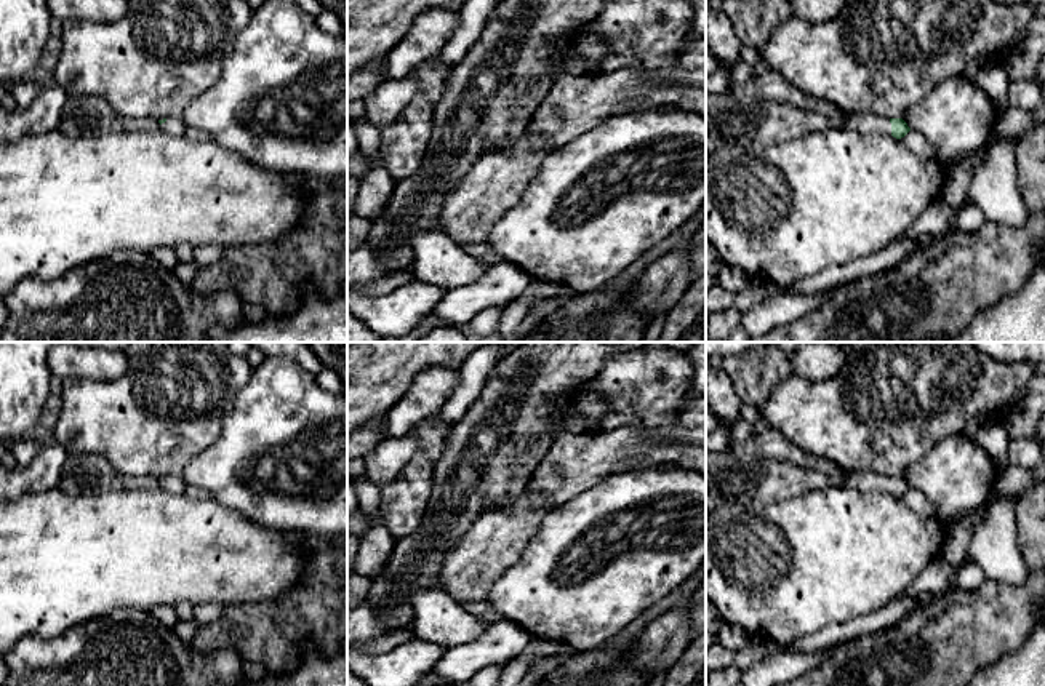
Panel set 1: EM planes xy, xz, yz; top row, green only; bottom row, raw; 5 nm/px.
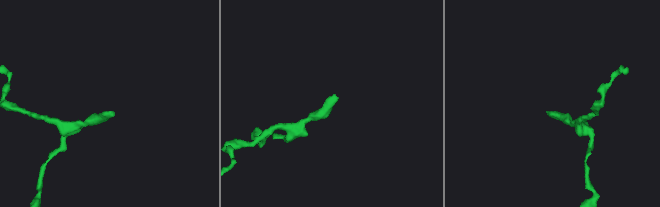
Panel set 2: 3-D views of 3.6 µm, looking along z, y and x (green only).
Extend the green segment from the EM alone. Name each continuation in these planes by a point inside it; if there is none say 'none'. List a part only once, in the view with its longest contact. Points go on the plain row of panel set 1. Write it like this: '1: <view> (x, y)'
1: yz (868, 482)

